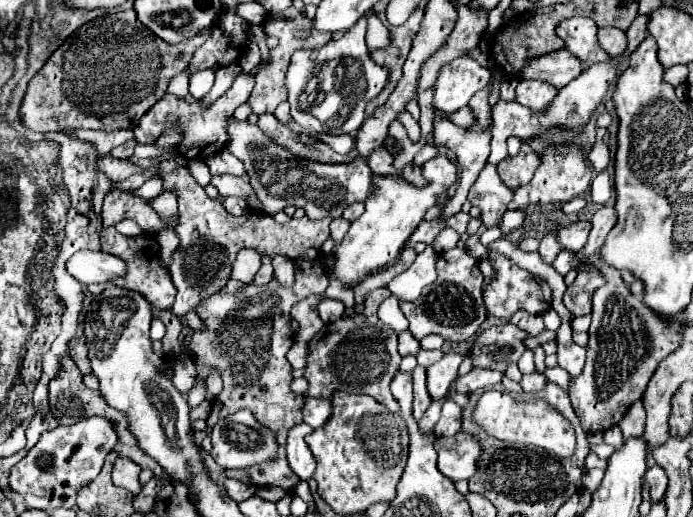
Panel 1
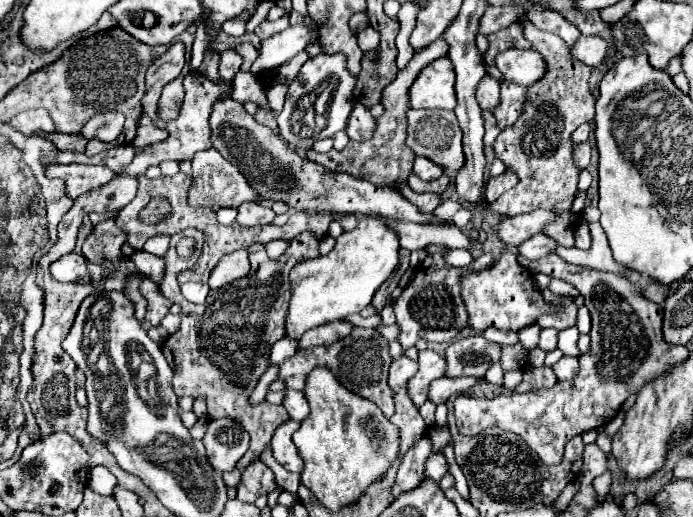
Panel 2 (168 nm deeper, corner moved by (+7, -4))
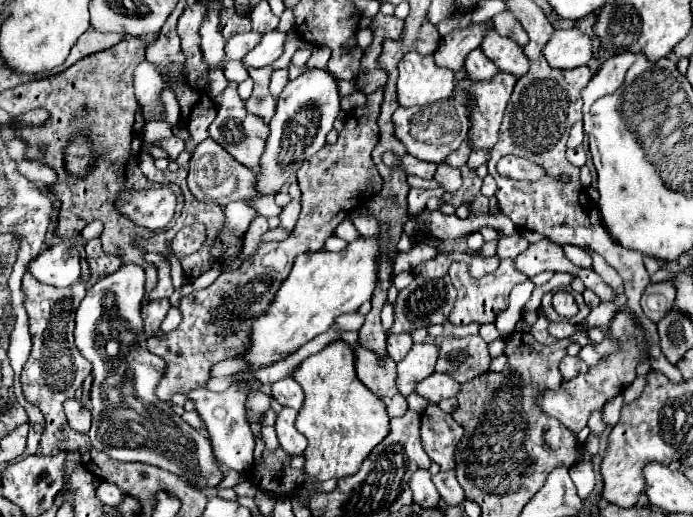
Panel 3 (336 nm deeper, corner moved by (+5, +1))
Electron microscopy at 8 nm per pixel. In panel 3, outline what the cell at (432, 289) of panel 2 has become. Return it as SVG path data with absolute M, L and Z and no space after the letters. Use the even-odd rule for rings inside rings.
M440 253L430 261L424 261L420 265L416 265L412 269L412 275L418 275L418 287L414 291L410 289L402 289L398 293L398 299L394 303L394 323L390 327L390 333L402 333L402 331L414 331L418 327L428 327L428 325L436 325L436 323L446 323L448 321L448 313L454 307L454 299L456 299L456 289L450 283L448 277L448 267L452 261L464 261L464 263L494 263L494 267L498 265L496 257L488 257L482 259L480 255L468 255L468 253Z

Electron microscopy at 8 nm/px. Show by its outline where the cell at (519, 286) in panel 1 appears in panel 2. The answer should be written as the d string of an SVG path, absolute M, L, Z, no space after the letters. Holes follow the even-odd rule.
M502 254L498 262L494 262L488 270L480 272L484 278L476 274L468 274L462 284L462 296L470 314L470 326L476 332L484 332L490 326L504 328L504 330L522 330L530 324L534 324L536 318L550 312L550 306L546 302L540 302L542 298L536 298L538 292L534 292L534 276L530 270L518 264L516 256Z

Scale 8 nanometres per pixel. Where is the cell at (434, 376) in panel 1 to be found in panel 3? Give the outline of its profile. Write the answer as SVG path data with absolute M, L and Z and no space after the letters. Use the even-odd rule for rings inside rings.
M416 343L410 353L396 363L398 367L398 377L396 377L396 387L398 391L406 397L414 393L416 383L420 379L426 379L426 375L434 373L434 365L438 359L438 347L432 343Z

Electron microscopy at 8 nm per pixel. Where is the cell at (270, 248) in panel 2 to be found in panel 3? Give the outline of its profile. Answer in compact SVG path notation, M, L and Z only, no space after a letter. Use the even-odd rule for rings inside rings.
M296 181L290 185L288 193L290 193L292 201L282 209L282 213L280 213L280 225L286 227L288 231L292 231L296 221L298 221L298 215L300 215L300 189L298 189Z

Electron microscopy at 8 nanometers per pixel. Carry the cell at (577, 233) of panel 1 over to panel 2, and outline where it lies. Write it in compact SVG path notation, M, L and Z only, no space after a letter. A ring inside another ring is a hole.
M534 234L532 238L528 238L518 246L520 254L528 260L540 260L548 254L554 254L556 248L558 248L558 242L546 234Z

